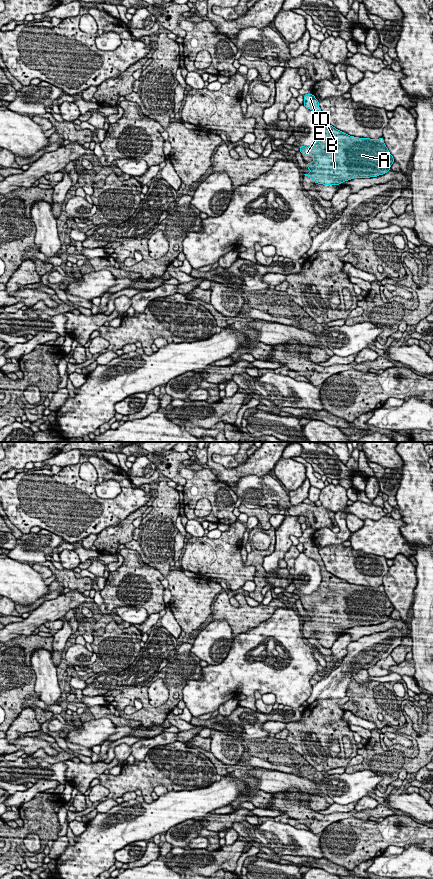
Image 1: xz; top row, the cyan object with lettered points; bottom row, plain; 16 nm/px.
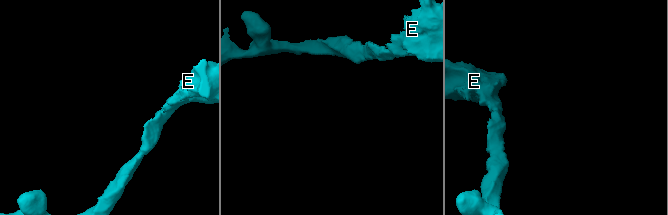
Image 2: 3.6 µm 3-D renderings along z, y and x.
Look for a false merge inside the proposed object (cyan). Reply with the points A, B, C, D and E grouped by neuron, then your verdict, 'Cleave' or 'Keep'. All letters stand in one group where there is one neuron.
Groups: A B C D E. Keep

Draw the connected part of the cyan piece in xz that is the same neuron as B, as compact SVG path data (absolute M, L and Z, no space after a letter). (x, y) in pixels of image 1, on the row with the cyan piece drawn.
M306 94L303 98L303 105L318 115L322 128L316 143L308 147L300 145L302 155L313 156L313 162L307 163L311 172L305 176L312 178L314 183L339 185L354 178L378 177L389 172L394 158L383 137L350 136L326 122L313 94Z

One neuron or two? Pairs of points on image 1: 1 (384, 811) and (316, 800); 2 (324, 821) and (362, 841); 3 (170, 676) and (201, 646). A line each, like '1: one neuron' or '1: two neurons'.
1: two neurons
2: two neurons
3: two neurons

